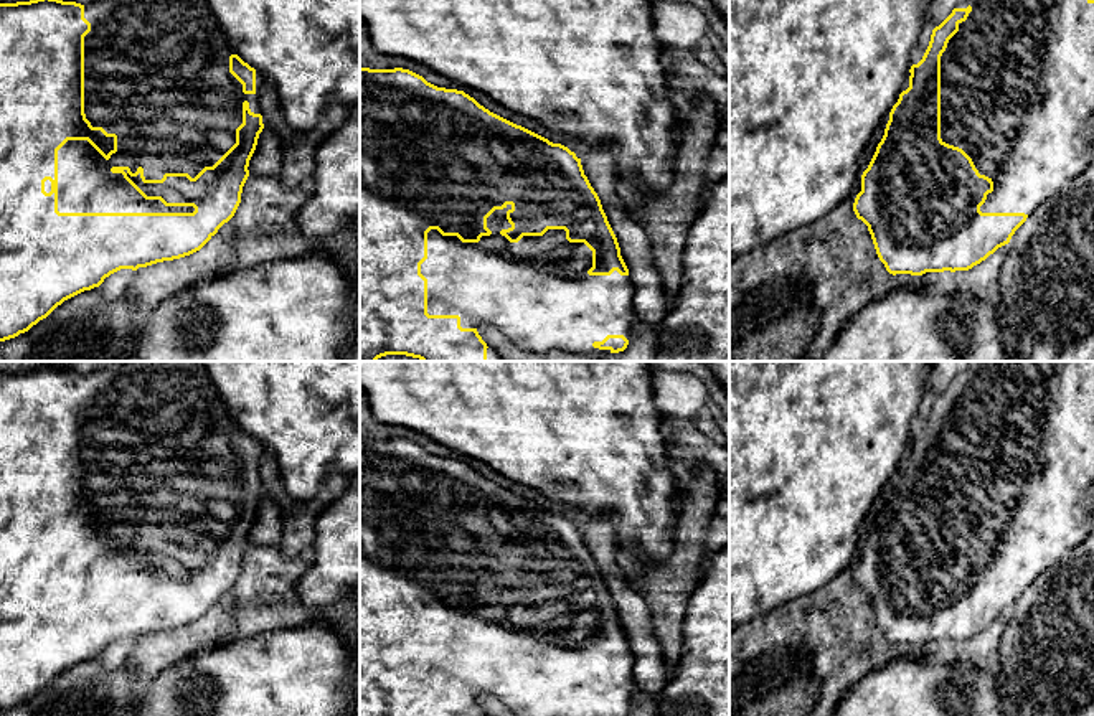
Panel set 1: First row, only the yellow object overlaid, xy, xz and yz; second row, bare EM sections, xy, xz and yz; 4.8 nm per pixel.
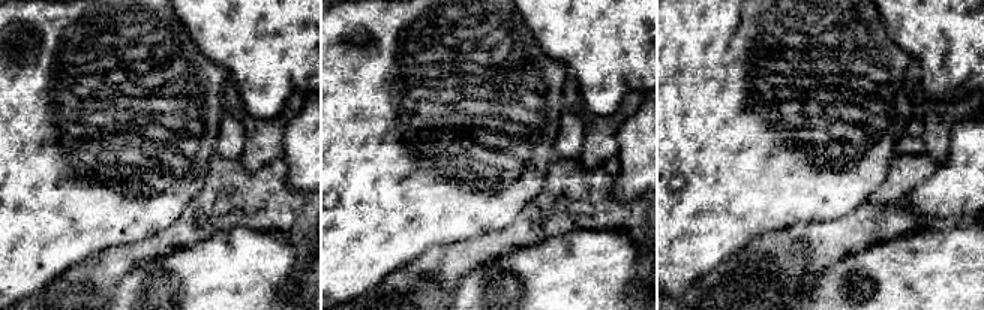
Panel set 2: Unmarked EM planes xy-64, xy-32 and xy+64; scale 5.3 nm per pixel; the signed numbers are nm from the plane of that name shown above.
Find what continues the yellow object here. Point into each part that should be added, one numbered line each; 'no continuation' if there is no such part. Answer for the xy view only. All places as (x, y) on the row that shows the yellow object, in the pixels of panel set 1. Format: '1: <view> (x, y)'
1: xy (157, 75)

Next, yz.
1: yz (1017, 81)

